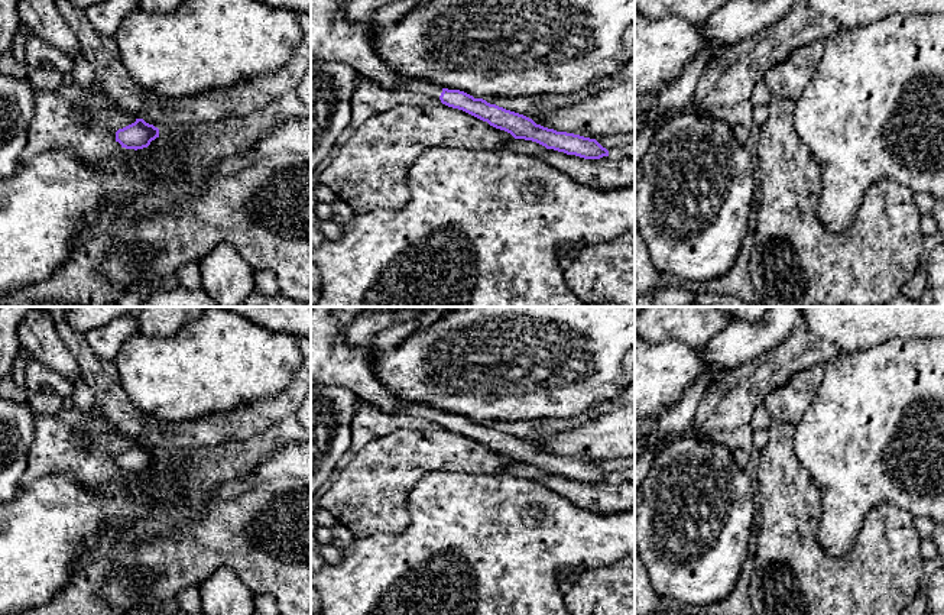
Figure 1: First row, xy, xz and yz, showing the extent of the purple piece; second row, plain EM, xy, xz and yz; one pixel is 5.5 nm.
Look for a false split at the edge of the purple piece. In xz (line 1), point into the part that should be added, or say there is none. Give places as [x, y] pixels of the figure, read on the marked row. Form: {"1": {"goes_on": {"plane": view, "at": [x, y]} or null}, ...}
{"1": {"goes_on": {"plane": "xz", "at": [333, 38]}}}

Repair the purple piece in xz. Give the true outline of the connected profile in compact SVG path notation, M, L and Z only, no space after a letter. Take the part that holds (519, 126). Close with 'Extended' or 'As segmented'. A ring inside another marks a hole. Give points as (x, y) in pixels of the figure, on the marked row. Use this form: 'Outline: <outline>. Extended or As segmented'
Outline: M311 0L311 62L346 62L357 69L361 78L369 78L385 90L439 98L442 104L487 122L490 126L510 133L515 139L532 140L546 149L584 159L609 156L609 150L596 139L544 127L523 114L490 104L483 98L474 98L460 90L396 75L376 55L372 39L364 33L364 26L346 20L344 1Z. Extended

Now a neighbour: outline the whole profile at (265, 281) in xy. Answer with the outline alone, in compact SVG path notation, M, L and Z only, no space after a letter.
M257 269L253 275L254 291L265 295L275 295L279 292L278 278L270 269Z

